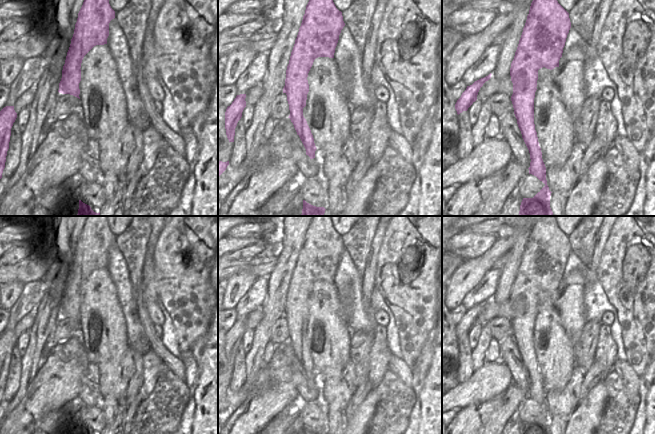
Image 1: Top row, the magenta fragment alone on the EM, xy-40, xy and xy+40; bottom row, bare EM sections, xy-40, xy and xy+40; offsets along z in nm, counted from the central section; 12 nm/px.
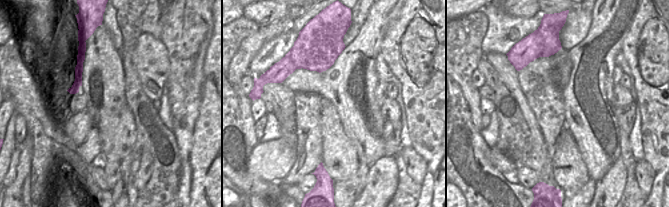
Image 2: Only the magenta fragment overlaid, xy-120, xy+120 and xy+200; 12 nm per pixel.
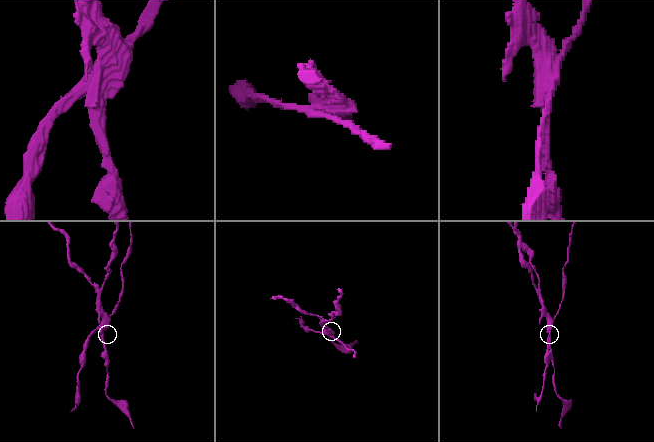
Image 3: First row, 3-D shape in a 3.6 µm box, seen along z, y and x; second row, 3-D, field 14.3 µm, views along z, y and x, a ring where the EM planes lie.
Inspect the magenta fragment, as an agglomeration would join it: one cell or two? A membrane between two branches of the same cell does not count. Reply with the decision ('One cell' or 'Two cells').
Two cells.

